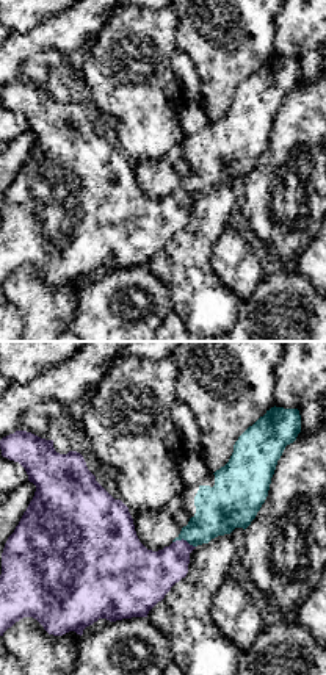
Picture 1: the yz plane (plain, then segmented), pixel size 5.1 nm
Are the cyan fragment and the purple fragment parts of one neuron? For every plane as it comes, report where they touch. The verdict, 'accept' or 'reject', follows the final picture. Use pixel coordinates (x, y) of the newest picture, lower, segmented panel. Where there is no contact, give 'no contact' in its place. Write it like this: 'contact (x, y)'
contact (184, 539)

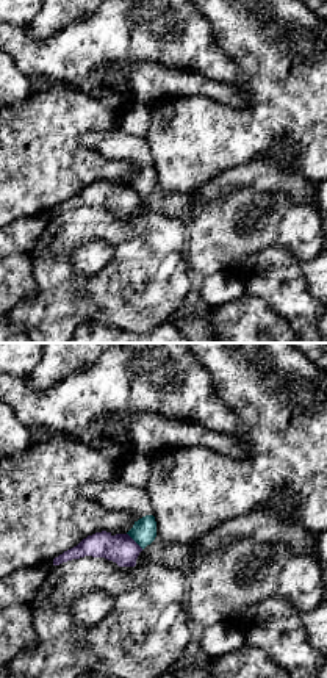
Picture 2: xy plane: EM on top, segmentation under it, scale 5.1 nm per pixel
contact (135, 540)

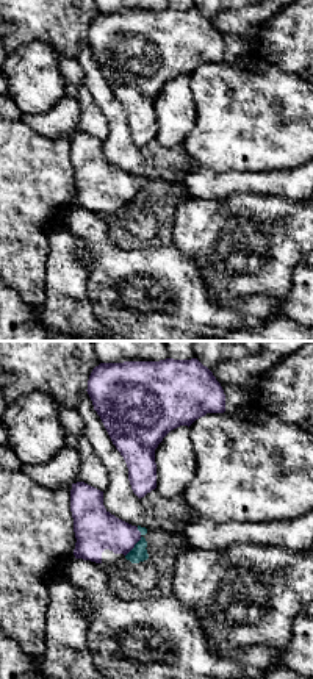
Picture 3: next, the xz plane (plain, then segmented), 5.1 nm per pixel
contact (135, 546)

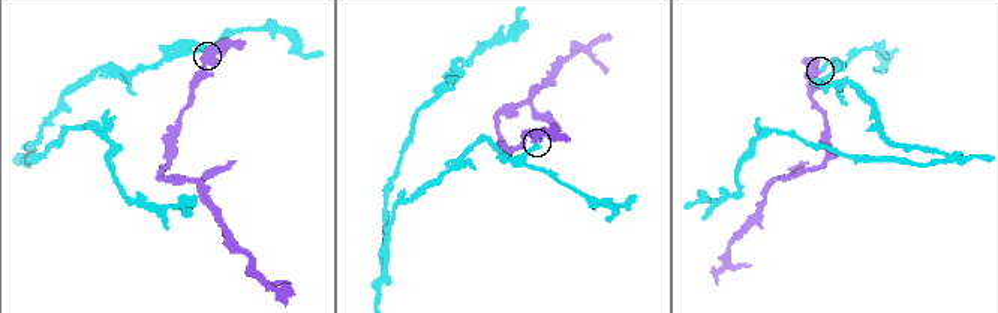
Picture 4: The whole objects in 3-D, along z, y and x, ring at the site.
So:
reject

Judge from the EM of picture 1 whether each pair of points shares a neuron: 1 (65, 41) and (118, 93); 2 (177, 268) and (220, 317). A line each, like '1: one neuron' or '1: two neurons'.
1: two neurons
2: one neuron

